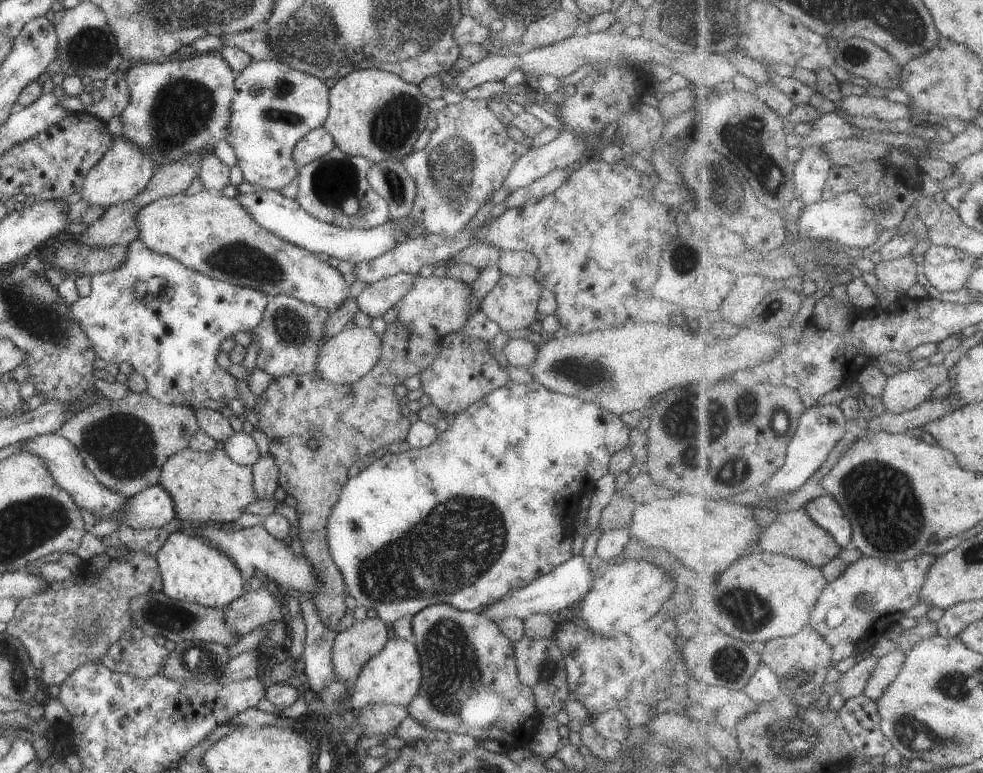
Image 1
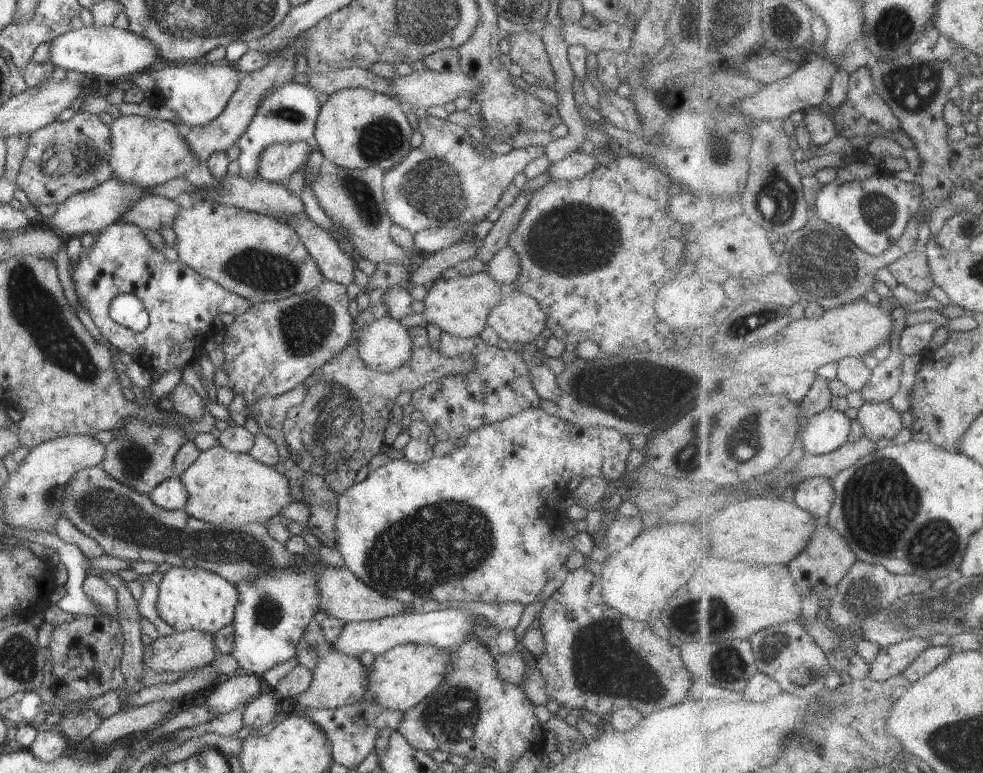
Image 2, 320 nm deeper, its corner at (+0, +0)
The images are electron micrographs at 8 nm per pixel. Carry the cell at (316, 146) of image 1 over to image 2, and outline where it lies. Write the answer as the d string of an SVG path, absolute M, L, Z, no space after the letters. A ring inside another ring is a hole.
M307 141L269 144L269 147L259 154L257 174L261 179L273 184L284 184L293 172L304 168L314 147L313 142Z

